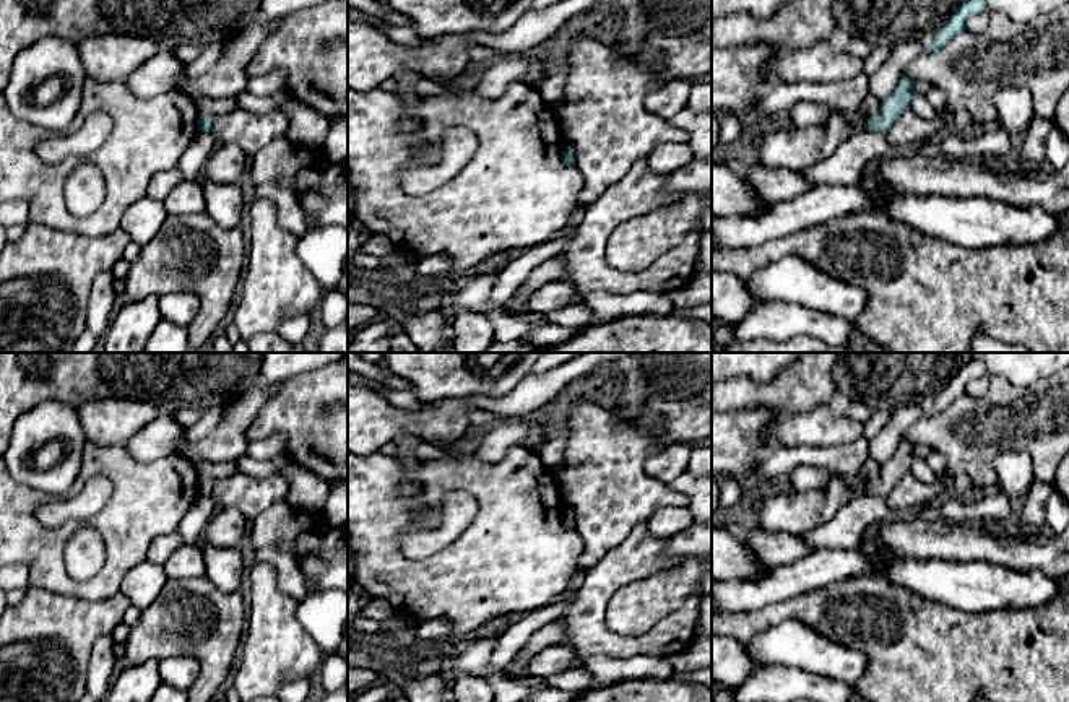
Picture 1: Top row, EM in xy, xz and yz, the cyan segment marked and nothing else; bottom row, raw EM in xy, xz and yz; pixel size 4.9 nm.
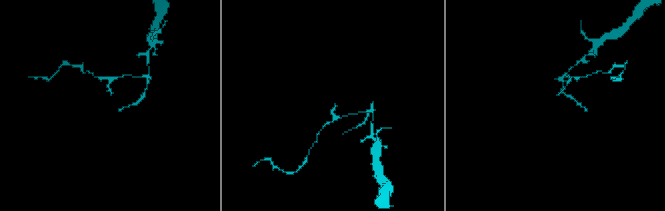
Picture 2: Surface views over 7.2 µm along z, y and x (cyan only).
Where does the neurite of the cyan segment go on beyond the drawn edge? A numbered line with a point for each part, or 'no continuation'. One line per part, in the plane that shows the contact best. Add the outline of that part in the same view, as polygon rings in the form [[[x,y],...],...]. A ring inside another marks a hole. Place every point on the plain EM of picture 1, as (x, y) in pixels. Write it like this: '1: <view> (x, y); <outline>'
no continuation

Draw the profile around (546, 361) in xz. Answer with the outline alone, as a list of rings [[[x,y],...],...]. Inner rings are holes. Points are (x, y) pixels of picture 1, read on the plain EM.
[[[543,353],[534,366],[531,367],[530,374],[544,374],[551,369],[580,356],[583,353]]]

